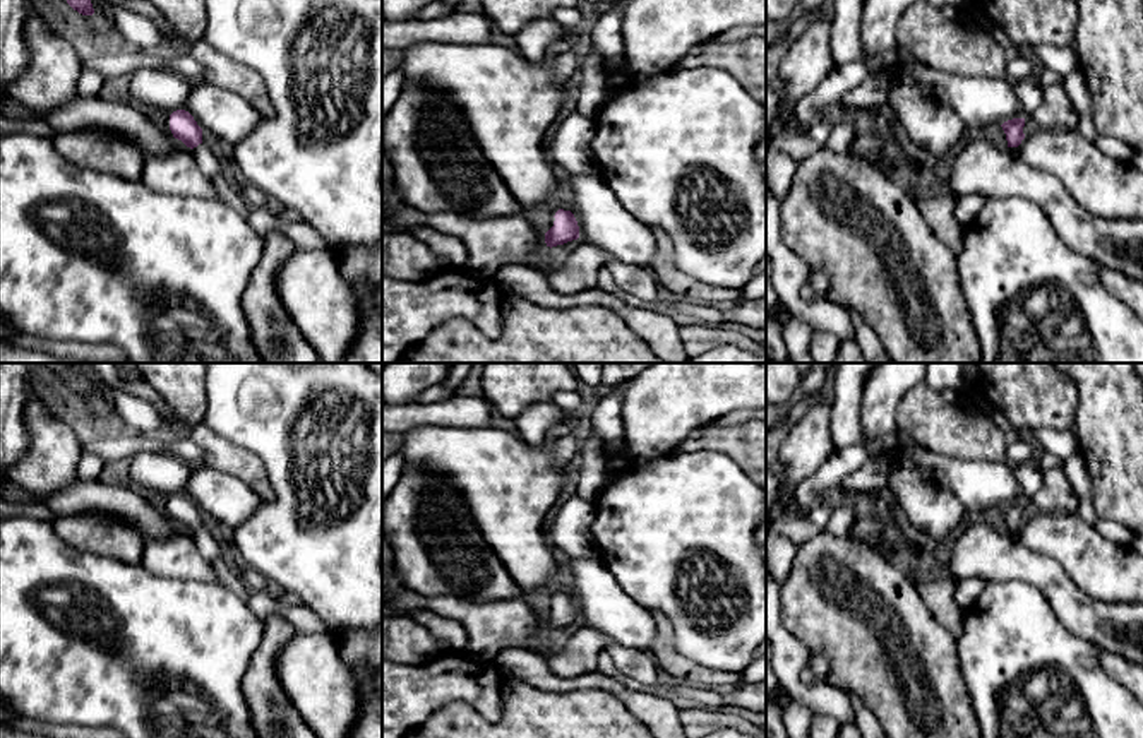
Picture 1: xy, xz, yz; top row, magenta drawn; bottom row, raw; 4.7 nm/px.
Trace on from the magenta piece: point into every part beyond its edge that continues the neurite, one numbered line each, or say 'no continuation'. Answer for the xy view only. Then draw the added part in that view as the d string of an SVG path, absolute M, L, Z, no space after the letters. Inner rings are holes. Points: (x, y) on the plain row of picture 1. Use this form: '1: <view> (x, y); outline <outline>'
1: xy (211, 543); outline M202 526L197 531L194 531L194 538L202 556L209 563L212 563L226 550L224 538L218 531L212 531L209 527Z

